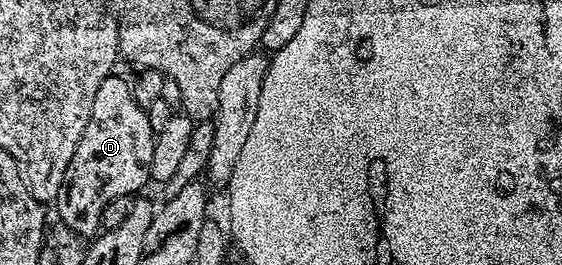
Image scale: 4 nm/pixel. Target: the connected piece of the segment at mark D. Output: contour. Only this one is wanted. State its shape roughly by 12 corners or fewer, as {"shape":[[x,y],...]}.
{"shape":[[119,76],[62,169],[59,217],[84,238],[151,180],[155,131]]}

